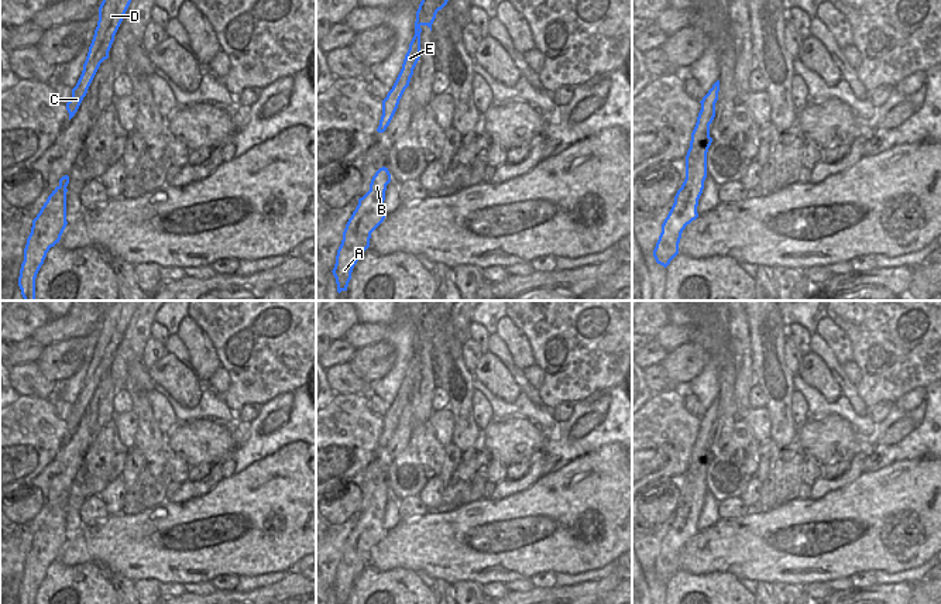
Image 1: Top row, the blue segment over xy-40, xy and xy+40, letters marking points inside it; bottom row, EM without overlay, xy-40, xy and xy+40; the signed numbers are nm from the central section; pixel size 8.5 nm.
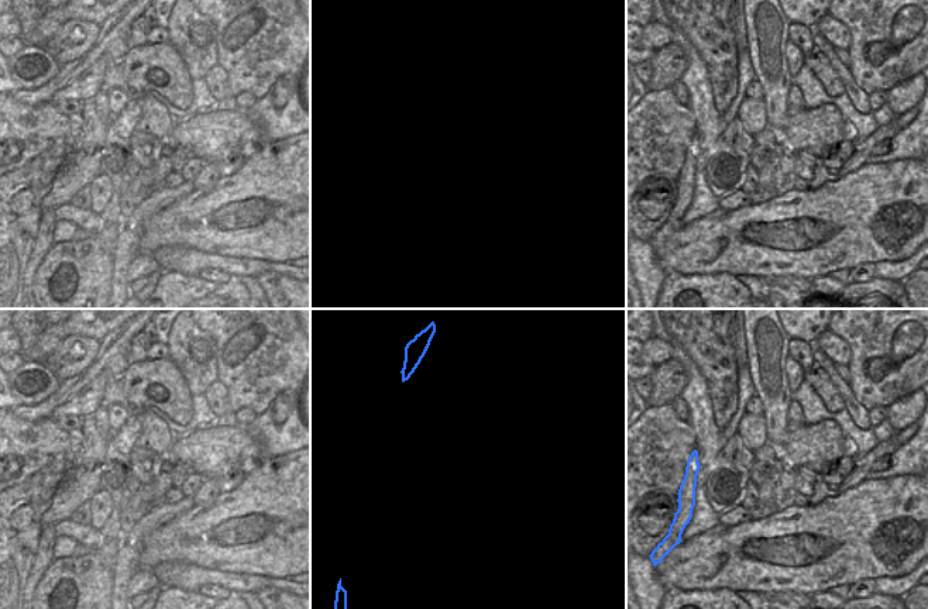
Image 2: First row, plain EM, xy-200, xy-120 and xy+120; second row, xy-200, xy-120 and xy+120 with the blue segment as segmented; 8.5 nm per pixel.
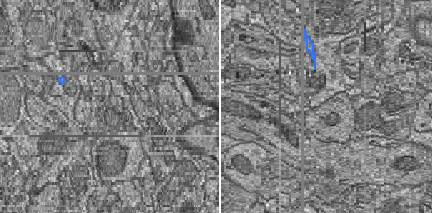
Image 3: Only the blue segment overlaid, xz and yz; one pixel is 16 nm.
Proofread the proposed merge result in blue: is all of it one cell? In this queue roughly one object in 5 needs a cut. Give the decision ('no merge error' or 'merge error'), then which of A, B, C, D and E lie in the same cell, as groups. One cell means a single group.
no merge error; A B C D E

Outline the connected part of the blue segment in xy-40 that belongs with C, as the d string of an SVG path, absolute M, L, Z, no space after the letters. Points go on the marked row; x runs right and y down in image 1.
M103 0L99 7L99 21L95 30L92 44L86 61L83 64L82 75L72 89L72 97L66 103L69 120L78 111L87 89L100 66L100 64L109 58L109 51L114 41L114 35L123 21L123 17L130 6L131 0Z

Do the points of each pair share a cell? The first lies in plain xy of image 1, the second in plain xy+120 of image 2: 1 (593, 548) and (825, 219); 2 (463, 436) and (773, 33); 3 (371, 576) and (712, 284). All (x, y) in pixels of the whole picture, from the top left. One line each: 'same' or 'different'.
1: same
2: same
3: same

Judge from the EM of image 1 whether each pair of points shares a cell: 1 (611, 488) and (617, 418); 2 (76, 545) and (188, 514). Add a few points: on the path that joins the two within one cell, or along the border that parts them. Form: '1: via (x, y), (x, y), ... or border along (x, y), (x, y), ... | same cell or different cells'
1: border along (617, 442), (601, 445), (584, 455) | different cells
2: via (105, 542), (141, 542), (160, 527) | same cell

